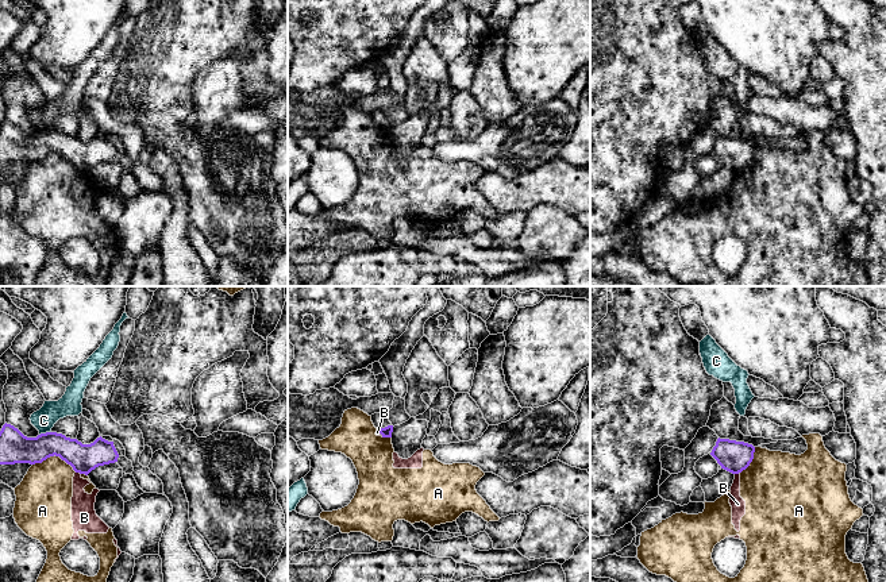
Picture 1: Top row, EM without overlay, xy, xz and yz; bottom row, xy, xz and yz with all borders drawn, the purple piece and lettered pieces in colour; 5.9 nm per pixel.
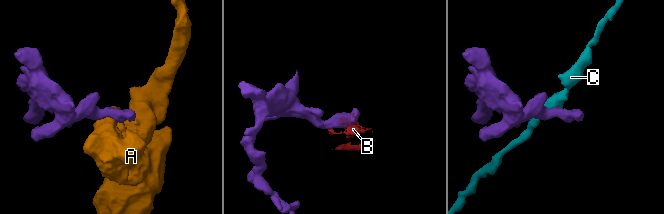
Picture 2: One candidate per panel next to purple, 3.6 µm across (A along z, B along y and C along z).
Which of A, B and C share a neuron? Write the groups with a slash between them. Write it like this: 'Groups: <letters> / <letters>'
Groups: A B / C

